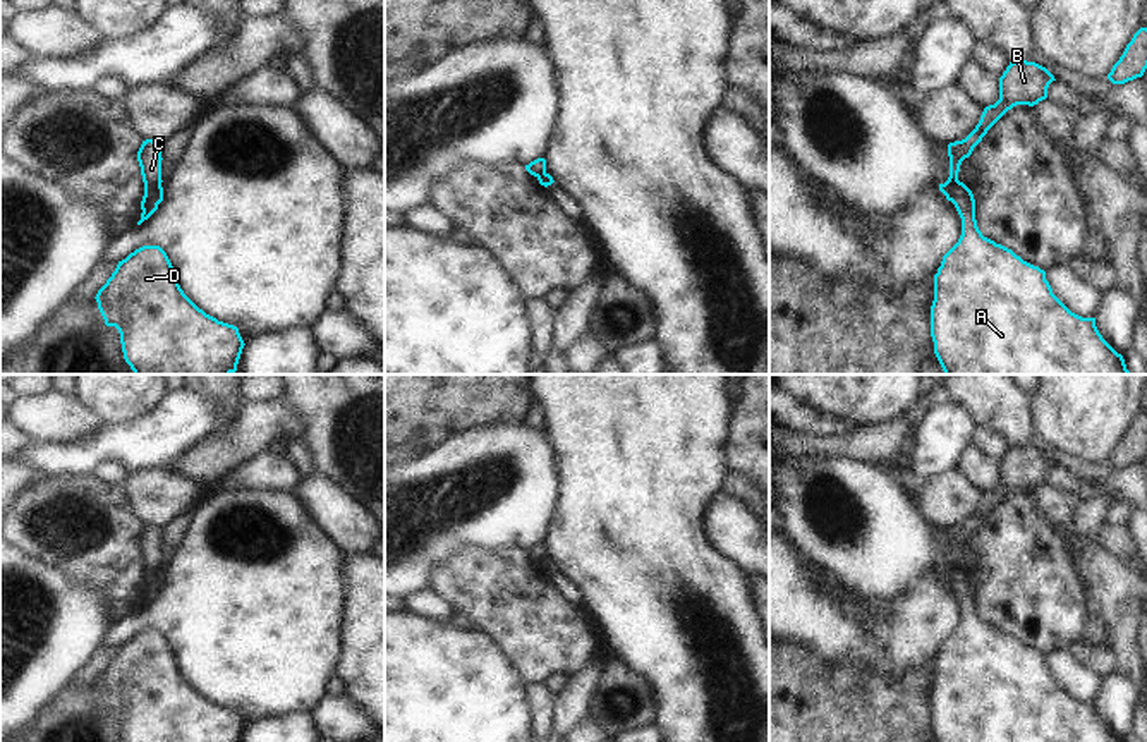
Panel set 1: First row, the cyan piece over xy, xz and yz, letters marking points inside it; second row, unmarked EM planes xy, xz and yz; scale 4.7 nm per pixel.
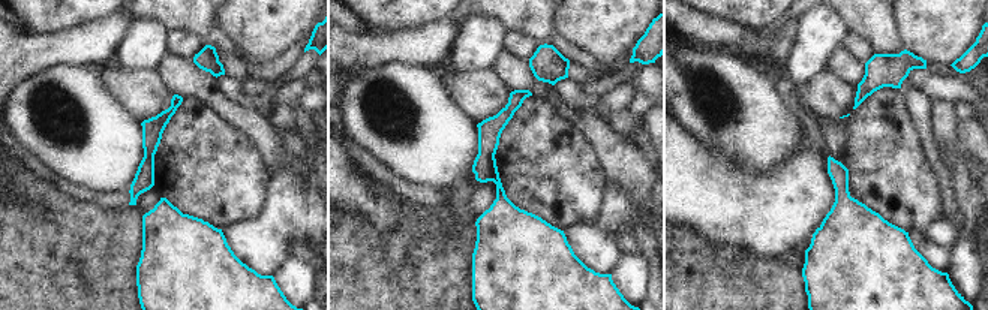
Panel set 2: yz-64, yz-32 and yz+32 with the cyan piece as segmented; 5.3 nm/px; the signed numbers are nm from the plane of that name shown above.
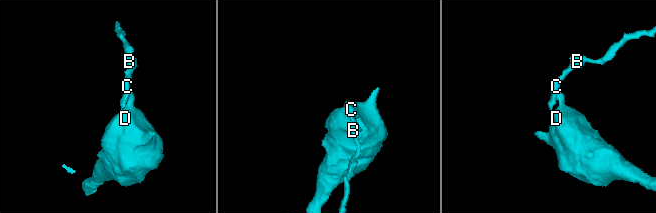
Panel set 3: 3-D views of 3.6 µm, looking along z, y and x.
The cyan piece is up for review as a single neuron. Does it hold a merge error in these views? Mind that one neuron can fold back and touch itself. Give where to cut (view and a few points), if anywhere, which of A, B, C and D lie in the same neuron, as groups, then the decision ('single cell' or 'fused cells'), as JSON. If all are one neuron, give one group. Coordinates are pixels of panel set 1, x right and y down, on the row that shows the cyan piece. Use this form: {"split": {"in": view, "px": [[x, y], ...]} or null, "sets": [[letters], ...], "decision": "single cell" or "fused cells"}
{"split": {"in": "yz", "px": [[957, 179], [952, 186], [950, 200]]}, "sets": [["A", "D"], ["B", "C"]], "decision": "fused cells"}

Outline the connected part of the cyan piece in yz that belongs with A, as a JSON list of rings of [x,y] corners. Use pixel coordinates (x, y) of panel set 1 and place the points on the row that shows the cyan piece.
[[[960,180],[951,186],[951,203],[962,218],[962,235],[943,256],[934,275],[931,306],[931,337],[944,374],[1132,374],[1123,356],[1099,333],[1095,318],[1071,313],[1053,294],[1044,270],[982,235],[975,220],[974,194]]]

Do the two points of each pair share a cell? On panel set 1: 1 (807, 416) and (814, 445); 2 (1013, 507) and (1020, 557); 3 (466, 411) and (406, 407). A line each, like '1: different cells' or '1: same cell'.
1: different cells
2: same cell
3: same cell

